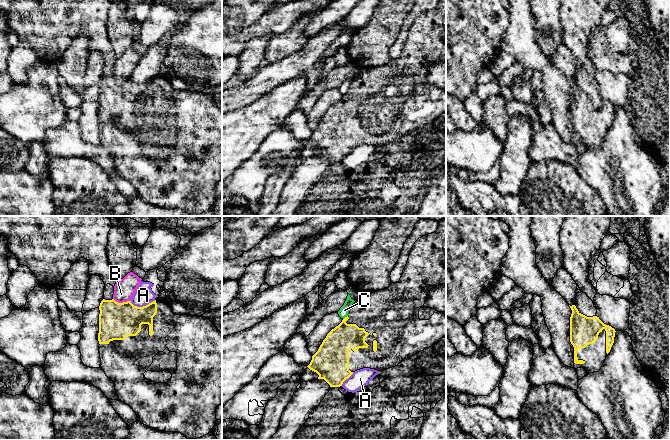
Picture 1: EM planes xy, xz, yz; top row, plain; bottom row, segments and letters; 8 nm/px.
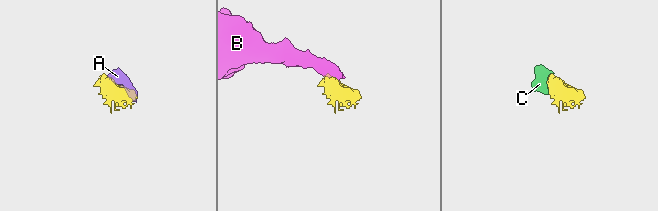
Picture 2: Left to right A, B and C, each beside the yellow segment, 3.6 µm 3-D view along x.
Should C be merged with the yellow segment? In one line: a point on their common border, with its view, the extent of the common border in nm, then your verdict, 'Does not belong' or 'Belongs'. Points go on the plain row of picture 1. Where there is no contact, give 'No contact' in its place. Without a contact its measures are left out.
Touches yellow at xz (345, 93). Shared border 50 nm. Does not belong

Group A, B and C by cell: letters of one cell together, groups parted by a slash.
A C / B

